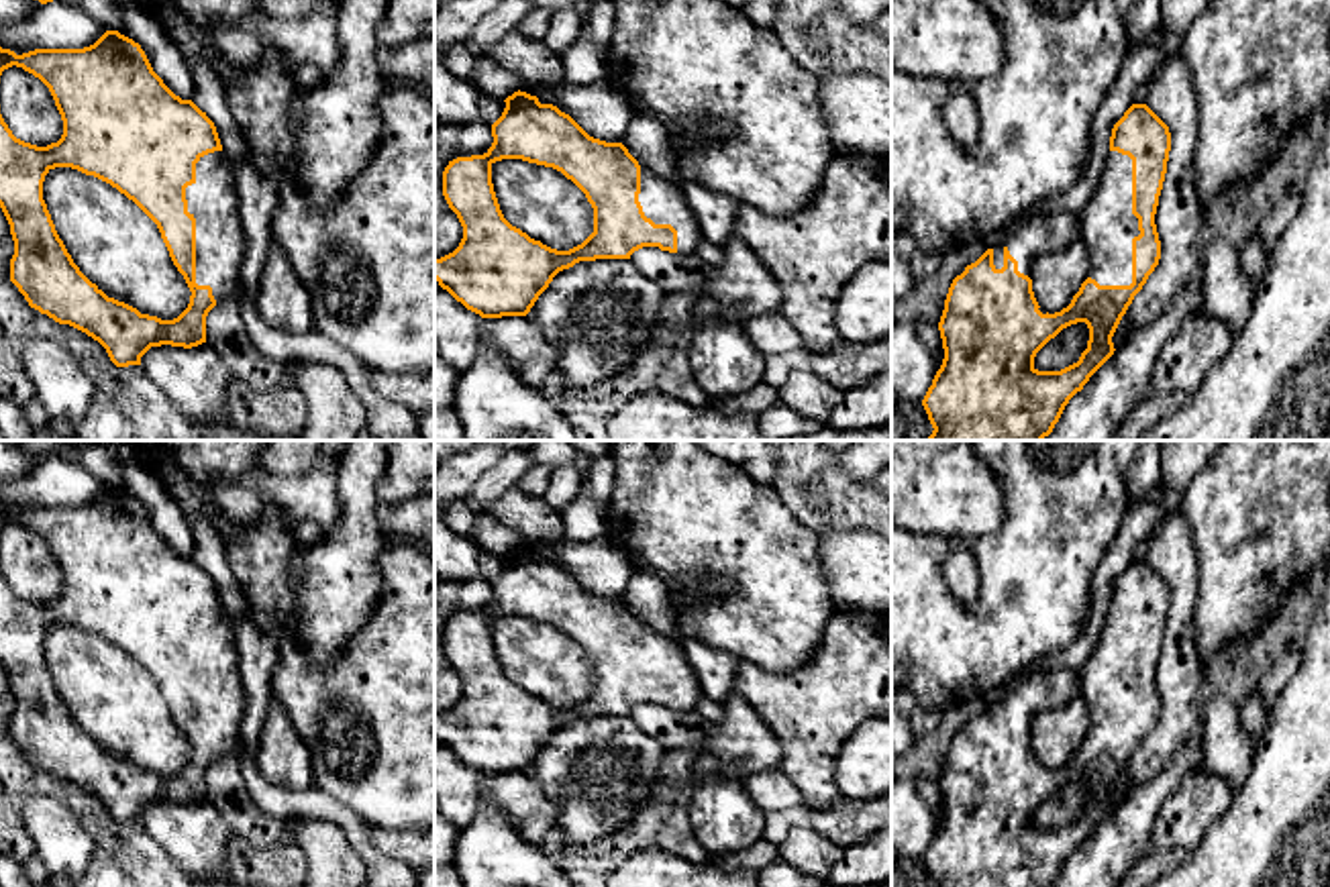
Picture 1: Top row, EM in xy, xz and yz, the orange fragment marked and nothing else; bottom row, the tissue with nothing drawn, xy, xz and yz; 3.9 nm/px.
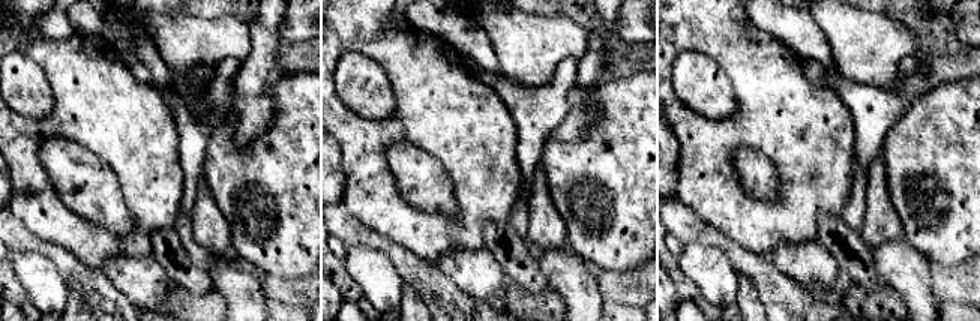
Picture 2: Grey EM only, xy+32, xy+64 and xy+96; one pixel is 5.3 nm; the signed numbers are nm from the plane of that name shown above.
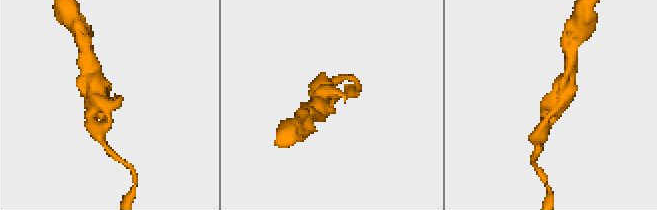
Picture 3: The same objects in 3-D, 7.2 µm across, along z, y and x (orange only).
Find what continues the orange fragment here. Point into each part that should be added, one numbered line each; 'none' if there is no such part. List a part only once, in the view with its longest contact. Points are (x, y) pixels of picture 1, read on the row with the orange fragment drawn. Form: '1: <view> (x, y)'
1: yz (1106, 227)

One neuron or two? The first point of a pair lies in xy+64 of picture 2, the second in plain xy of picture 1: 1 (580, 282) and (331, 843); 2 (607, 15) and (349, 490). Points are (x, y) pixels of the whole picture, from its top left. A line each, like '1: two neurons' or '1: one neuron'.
1: one neuron
2: one neuron

